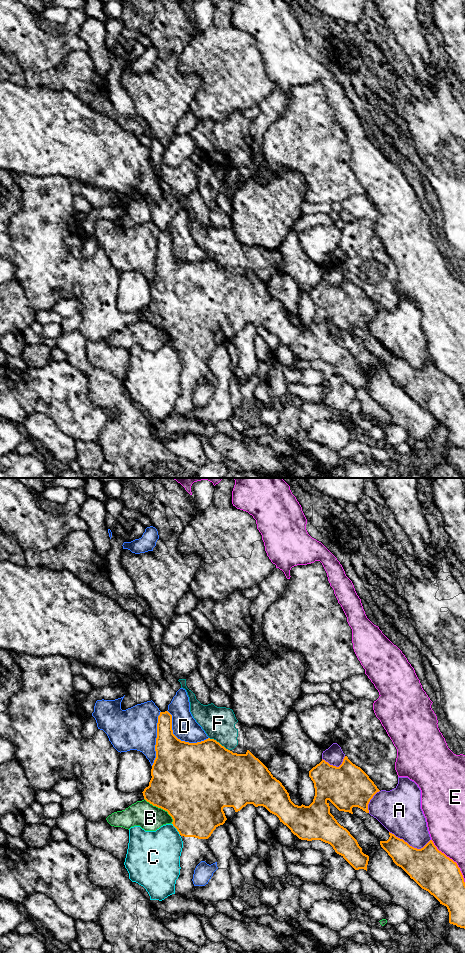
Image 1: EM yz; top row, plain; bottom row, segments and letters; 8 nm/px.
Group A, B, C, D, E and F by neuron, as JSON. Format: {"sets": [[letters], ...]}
{"sets": [["A"], ["B"], ["C"], ["D"], ["E"], ["F"]]}

